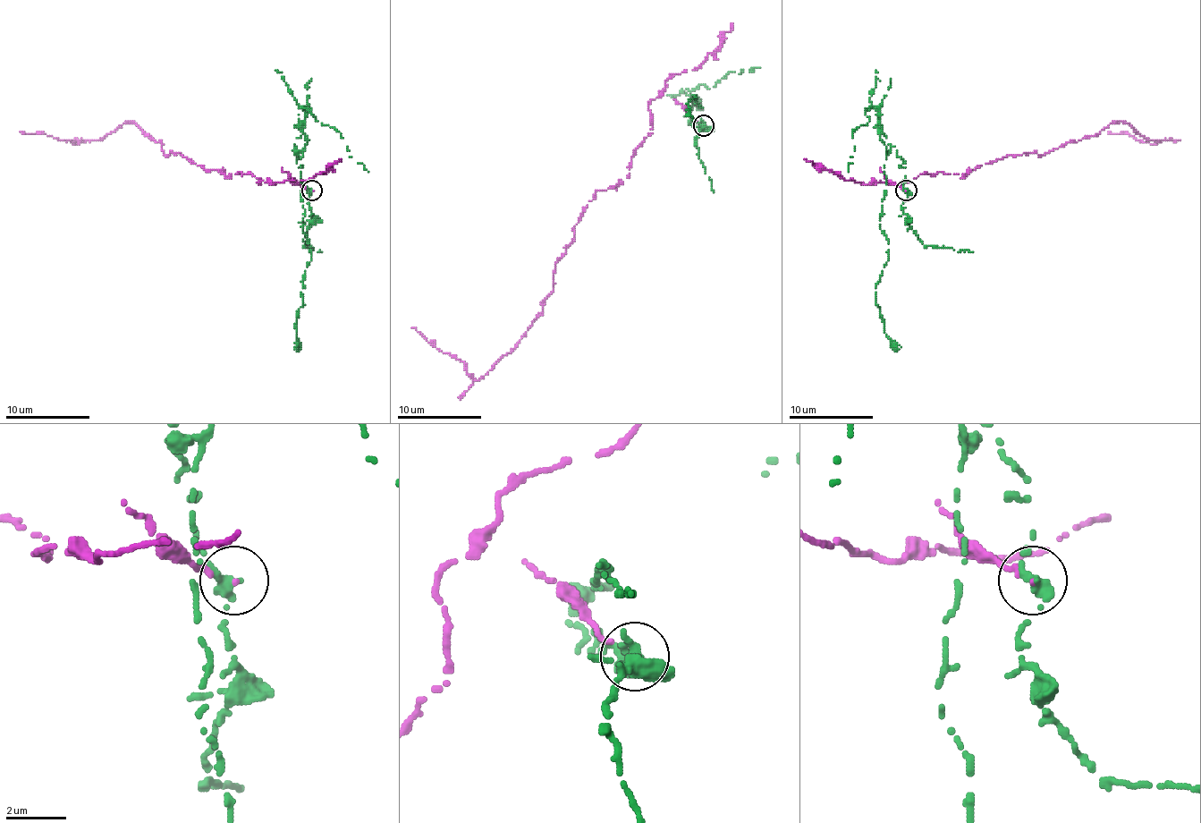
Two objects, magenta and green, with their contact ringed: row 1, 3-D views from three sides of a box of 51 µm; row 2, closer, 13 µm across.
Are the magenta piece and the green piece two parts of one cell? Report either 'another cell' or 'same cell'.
another cell

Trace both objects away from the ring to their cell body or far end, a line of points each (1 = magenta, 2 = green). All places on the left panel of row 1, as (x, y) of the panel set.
1: (311, 190), (286, 172), (257, 182), (165, 155), (136, 123), (74, 144), (20, 131)
2: (311, 190), (303, 182), (294, 146), (300, 156), (303, 229), (311, 260), (303, 277), (296, 319), (299, 352)

